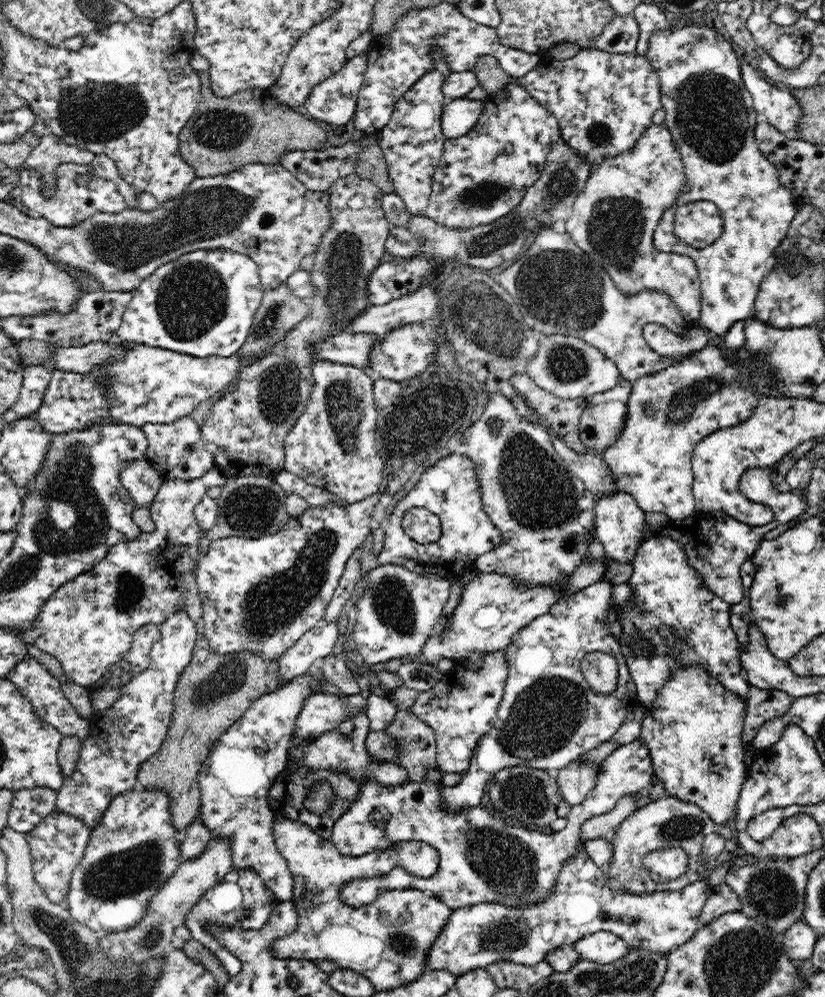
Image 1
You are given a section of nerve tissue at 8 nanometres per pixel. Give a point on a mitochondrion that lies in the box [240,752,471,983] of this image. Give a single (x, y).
(403, 944)

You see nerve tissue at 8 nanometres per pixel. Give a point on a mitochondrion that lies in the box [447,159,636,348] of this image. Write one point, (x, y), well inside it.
(561, 289)

